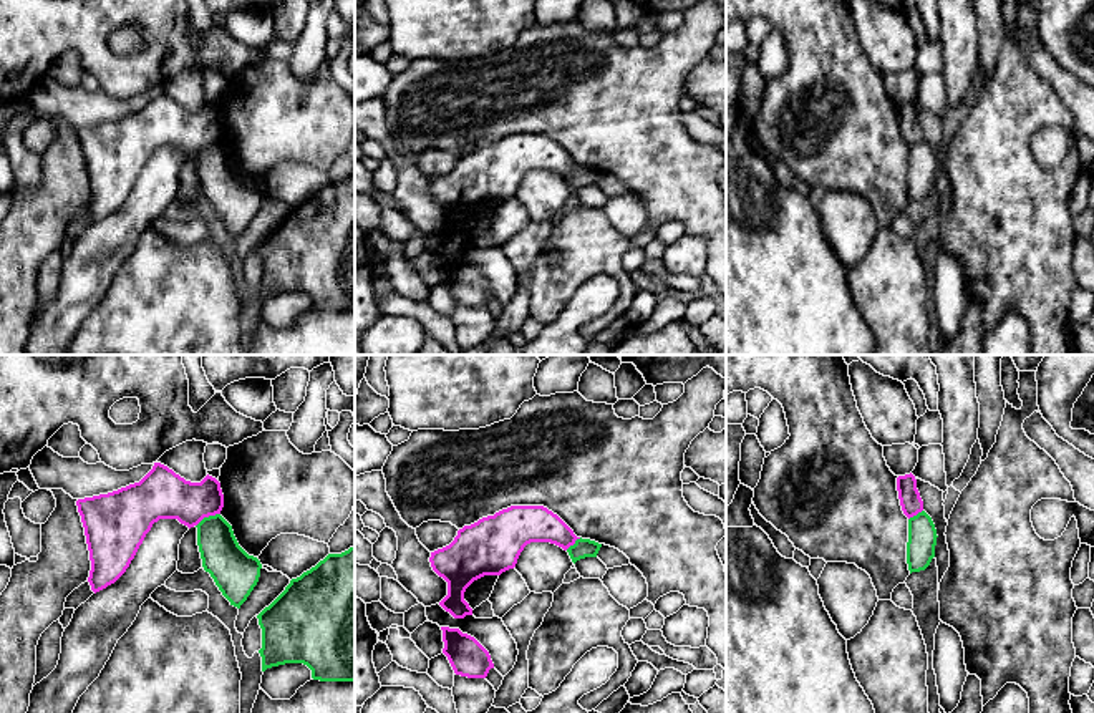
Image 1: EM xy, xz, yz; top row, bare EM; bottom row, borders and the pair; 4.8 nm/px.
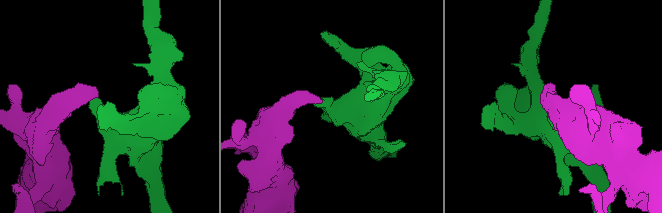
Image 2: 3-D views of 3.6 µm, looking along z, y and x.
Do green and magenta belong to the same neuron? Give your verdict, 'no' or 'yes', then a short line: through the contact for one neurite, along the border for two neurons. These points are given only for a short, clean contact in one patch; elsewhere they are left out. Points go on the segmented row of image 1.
no | xy (219, 513), (206, 516), (196, 526)

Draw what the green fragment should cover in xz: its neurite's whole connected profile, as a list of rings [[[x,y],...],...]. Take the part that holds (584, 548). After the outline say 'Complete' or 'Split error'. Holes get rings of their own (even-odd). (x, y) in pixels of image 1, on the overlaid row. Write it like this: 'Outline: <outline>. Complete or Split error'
Outline: [[[577,539],[574,546],[567,549],[572,562],[575,564],[580,559],[585,557],[597,557],[602,544],[590,541],[590,539]]]. Complete

